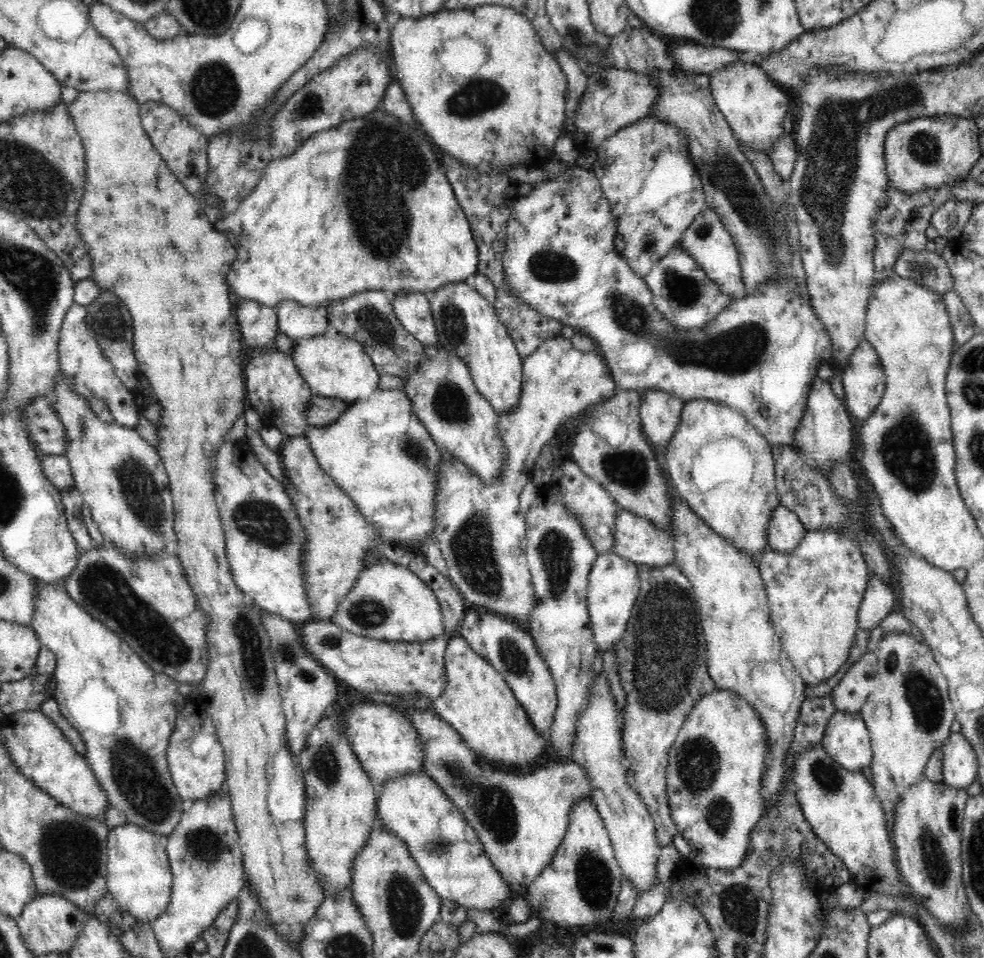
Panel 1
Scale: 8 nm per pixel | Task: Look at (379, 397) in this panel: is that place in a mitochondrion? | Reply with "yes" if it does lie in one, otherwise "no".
no

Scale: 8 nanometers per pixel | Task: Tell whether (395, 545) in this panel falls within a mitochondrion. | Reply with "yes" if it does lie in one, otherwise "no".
no

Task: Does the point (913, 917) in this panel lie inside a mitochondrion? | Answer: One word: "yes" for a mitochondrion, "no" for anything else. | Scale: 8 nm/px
no

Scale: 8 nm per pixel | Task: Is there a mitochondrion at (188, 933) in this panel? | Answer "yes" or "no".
no

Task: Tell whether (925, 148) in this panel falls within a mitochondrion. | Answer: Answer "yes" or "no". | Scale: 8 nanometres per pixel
yes

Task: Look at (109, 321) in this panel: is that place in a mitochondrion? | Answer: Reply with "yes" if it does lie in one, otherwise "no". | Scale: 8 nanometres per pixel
yes

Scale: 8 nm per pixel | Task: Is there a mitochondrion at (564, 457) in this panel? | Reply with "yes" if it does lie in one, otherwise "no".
no

